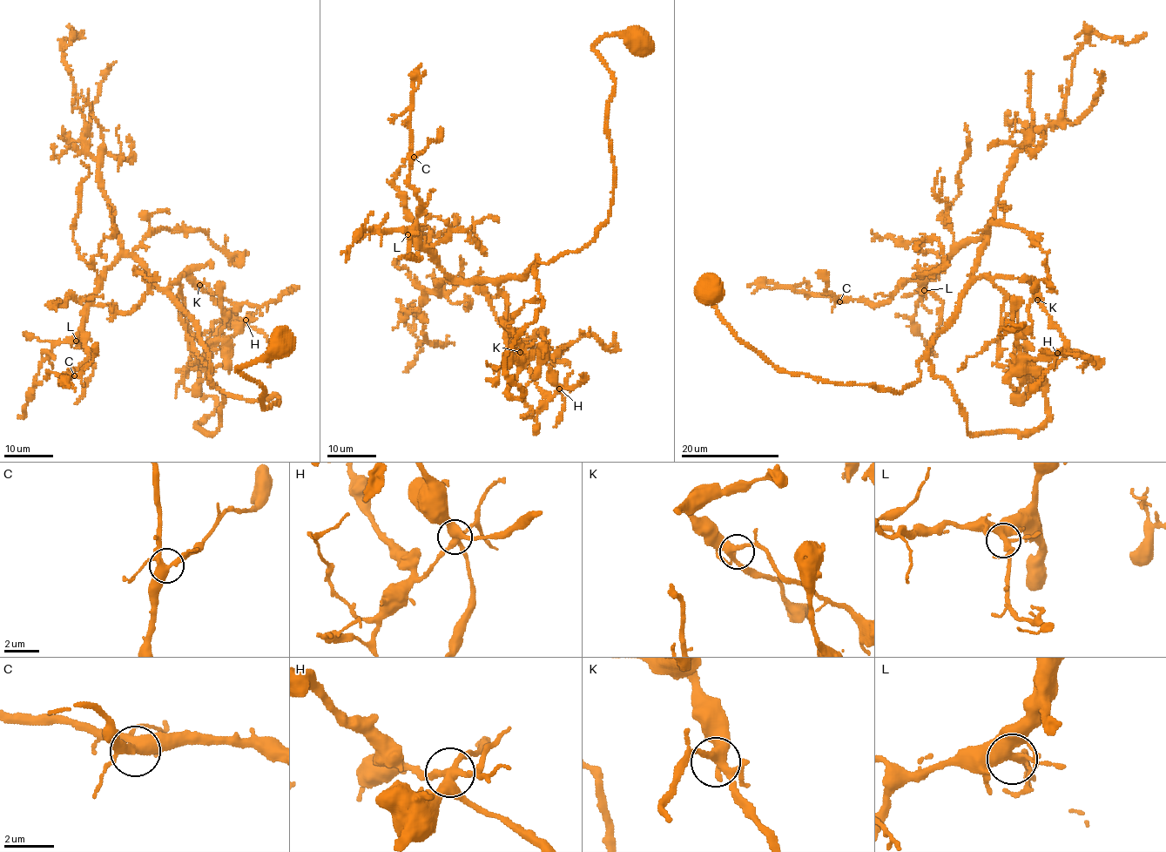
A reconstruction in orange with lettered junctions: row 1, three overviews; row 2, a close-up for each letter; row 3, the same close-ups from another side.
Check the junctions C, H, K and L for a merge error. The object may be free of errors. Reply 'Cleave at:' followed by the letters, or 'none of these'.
Cleave at: none of these

